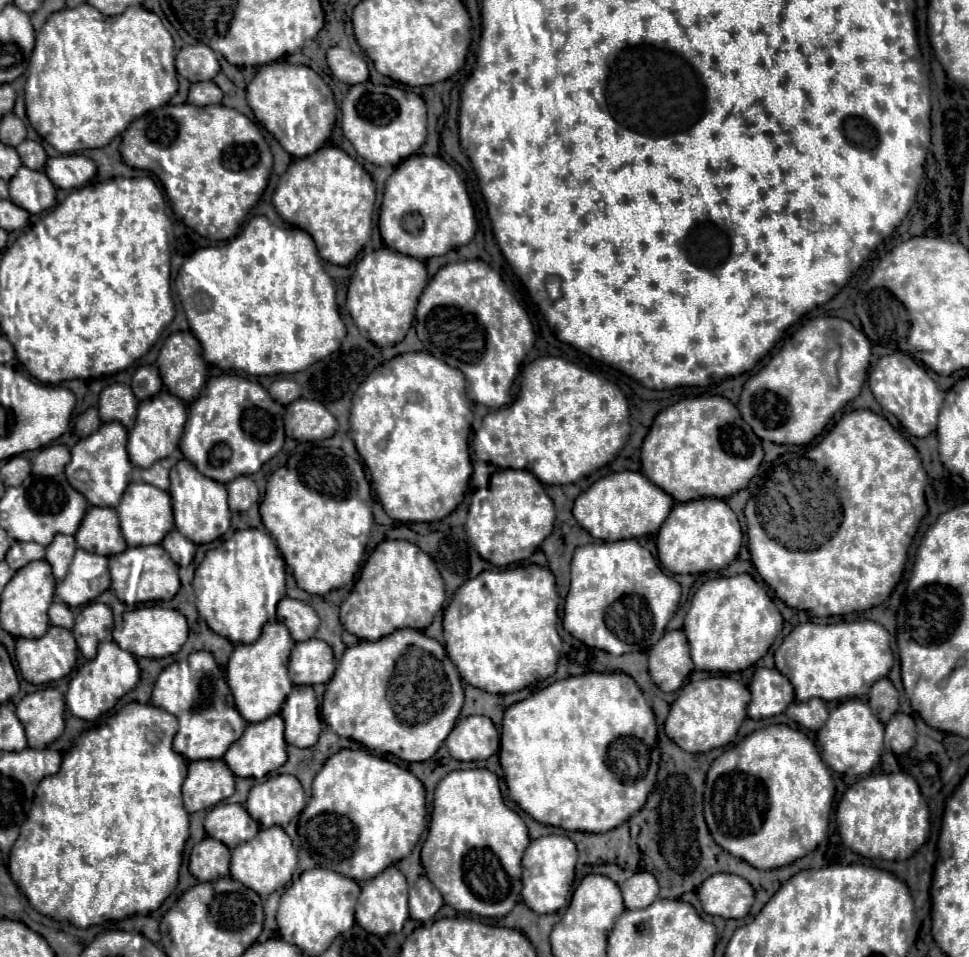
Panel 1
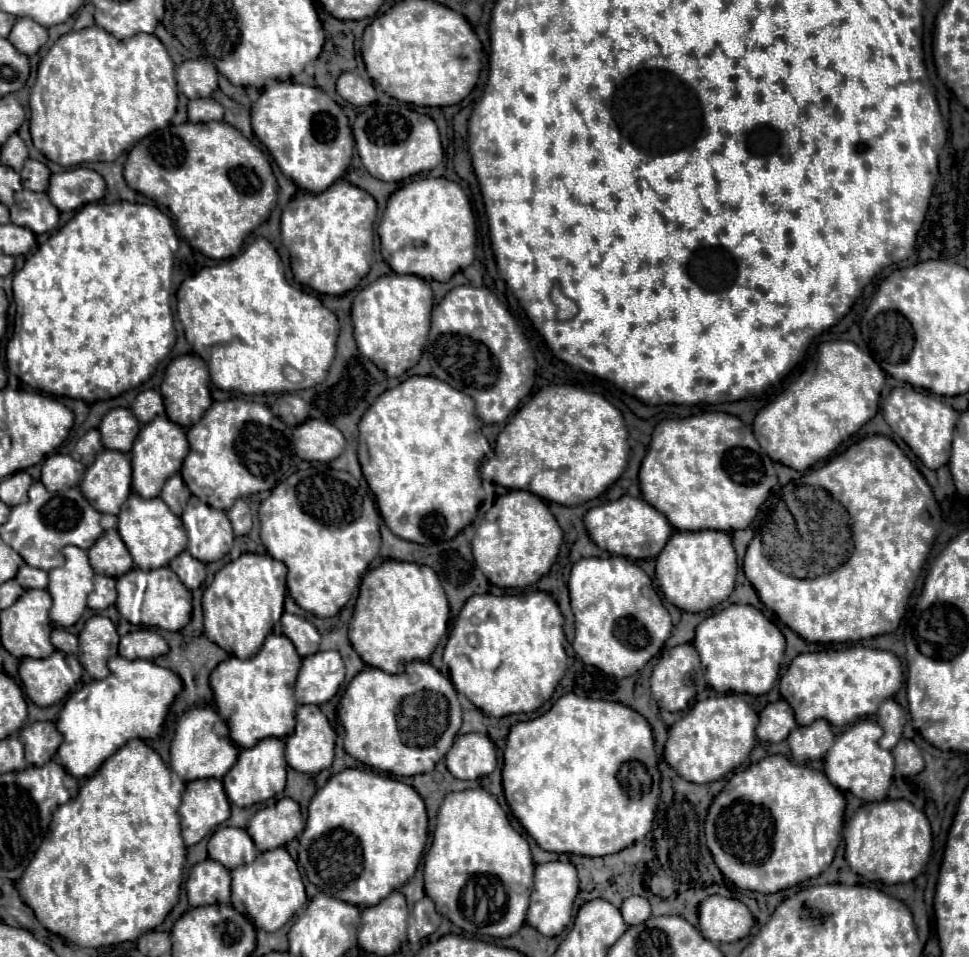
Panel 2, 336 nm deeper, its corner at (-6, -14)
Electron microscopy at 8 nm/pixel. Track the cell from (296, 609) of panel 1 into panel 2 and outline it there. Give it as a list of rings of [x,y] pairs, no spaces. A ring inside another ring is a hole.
[[[284,613],[282,615],[282,633],[294,643],[294,647],[296,647],[300,657],[314,655],[318,651],[320,633],[304,617],[298,617],[298,615],[292,615],[292,613]]]

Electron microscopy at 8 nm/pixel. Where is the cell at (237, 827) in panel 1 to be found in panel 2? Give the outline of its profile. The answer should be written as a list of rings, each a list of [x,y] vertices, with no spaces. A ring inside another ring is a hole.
[[[220,825],[208,841],[208,857],[222,863],[226,869],[234,869],[242,863],[256,859],[256,847],[246,829]]]

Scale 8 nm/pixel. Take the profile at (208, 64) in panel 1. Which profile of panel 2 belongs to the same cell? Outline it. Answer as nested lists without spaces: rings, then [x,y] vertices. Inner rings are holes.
[[[190,59],[176,69],[176,81],[188,99],[210,97],[218,87],[218,71],[210,63]]]

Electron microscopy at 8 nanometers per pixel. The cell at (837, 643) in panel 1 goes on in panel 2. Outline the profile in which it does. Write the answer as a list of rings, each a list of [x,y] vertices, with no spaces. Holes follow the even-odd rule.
[[[848,647],[848,649],[832,649],[832,651],[816,651],[816,653],[800,653],[788,667],[786,675],[780,679],[780,693],[790,703],[796,713],[798,725],[810,725],[816,719],[826,719],[832,725],[850,725],[862,717],[874,715],[884,699],[896,695],[902,687],[902,663],[890,651],[880,651],[872,647]]]

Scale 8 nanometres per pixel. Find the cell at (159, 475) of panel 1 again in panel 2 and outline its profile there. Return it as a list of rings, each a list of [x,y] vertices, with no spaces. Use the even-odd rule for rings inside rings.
[[[176,473],[174,477],[170,477],[164,487],[162,487],[162,493],[160,493],[160,499],[170,507],[170,511],[174,515],[182,515],[182,509],[184,509],[184,503],[188,501],[190,497],[190,491],[186,487],[186,483],[182,481],[180,473]]]

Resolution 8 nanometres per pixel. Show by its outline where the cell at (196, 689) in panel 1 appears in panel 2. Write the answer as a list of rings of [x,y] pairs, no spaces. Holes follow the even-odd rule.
[[[194,705],[188,711],[184,711],[174,727],[174,737],[170,743],[170,767],[172,771],[184,781],[194,781],[194,779],[222,779],[226,771],[236,763],[238,759],[238,747],[234,747],[230,739],[230,731],[226,723],[222,723],[222,717],[214,707],[210,705]]]

